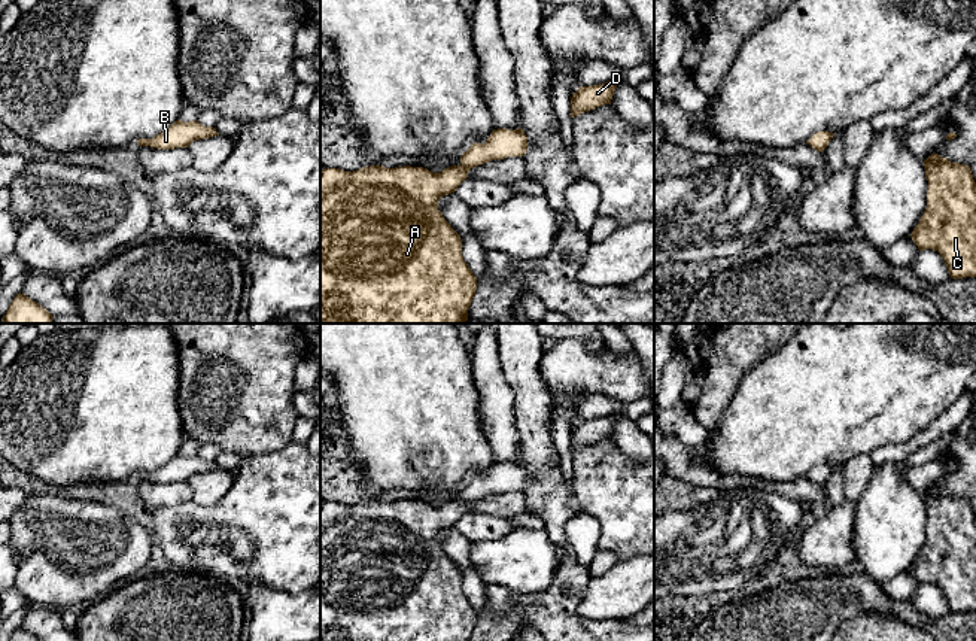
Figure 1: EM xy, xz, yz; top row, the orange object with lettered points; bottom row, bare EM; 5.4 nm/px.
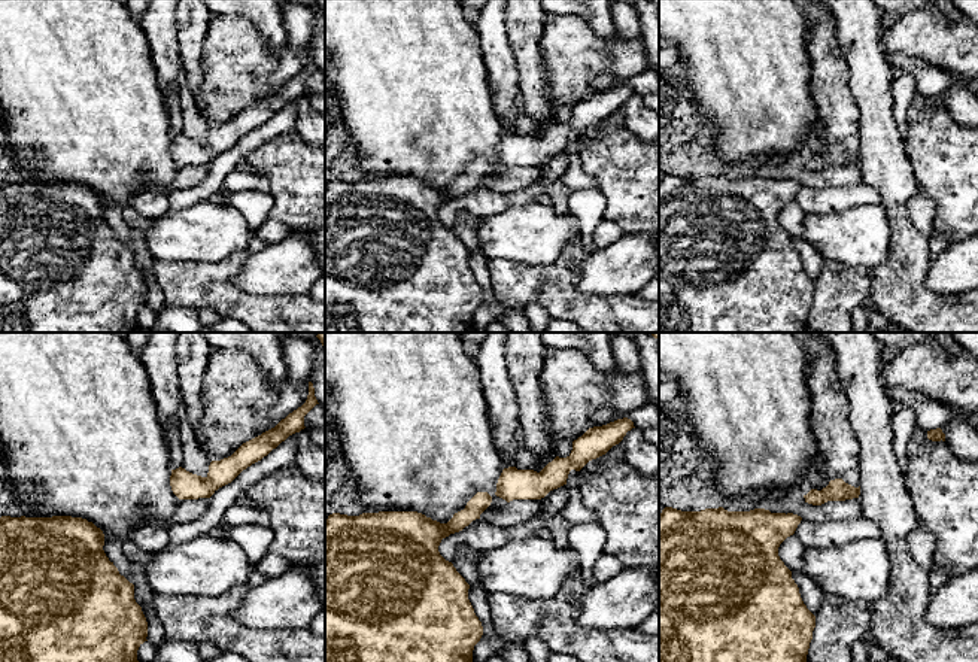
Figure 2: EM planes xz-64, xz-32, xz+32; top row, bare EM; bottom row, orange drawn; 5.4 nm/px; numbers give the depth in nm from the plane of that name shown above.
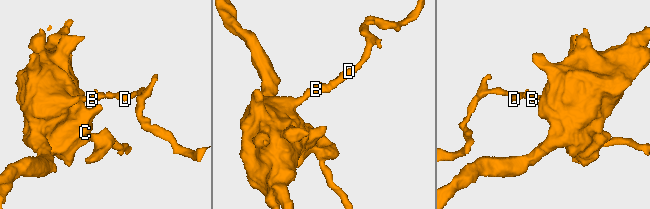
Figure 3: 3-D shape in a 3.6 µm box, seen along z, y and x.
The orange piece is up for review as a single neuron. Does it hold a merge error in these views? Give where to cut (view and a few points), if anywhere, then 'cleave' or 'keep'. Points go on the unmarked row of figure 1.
no cut | keep

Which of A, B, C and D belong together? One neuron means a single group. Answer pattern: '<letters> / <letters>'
A B C D

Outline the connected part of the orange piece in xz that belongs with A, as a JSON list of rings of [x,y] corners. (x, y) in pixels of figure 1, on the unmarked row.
[[[498,462],[484,479],[471,479],[459,499],[441,507],[411,499],[322,504],[320,641],[469,641],[477,611],[463,595],[460,569],[438,544],[438,534],[454,526],[472,501],[523,490],[526,484],[522,462]]]

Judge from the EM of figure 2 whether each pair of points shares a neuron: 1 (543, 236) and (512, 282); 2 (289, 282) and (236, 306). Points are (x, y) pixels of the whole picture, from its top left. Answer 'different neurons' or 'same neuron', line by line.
1: different neurons
2: different neurons

